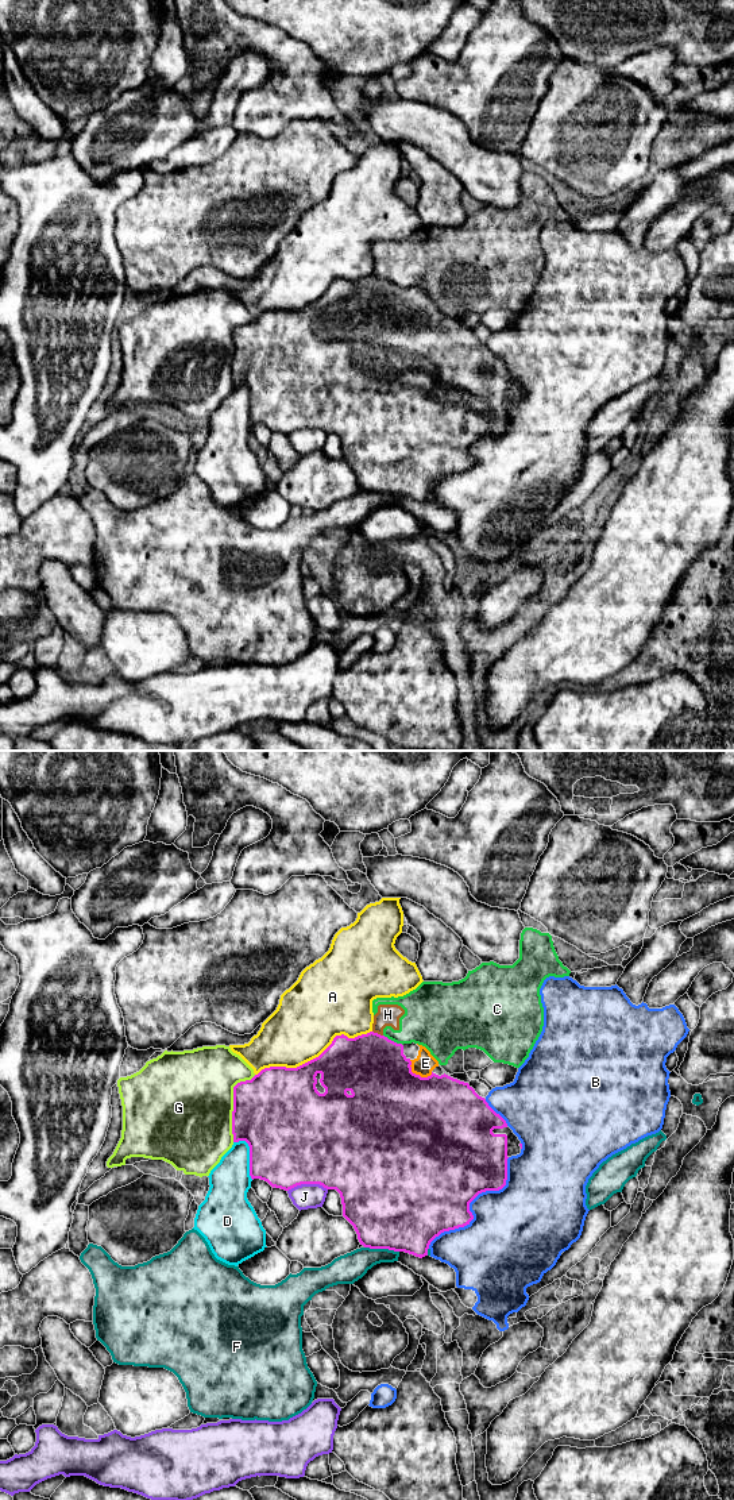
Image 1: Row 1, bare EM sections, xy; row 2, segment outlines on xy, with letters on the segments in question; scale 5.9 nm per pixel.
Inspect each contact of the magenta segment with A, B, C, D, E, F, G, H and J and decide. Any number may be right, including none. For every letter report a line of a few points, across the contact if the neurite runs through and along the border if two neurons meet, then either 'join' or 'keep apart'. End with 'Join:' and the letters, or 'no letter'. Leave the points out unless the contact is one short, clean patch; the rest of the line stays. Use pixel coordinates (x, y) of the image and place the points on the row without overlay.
A: keep apart
B: keep apart
C: keep apart
D: keep apart
E: join
F: keep apart
G: keep apart
H: line xy (373, 274), (382, 280); keep apart
J: keep apart
Join: E

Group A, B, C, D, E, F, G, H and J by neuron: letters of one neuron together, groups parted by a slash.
A / B / C H / D / E / F / G / J

